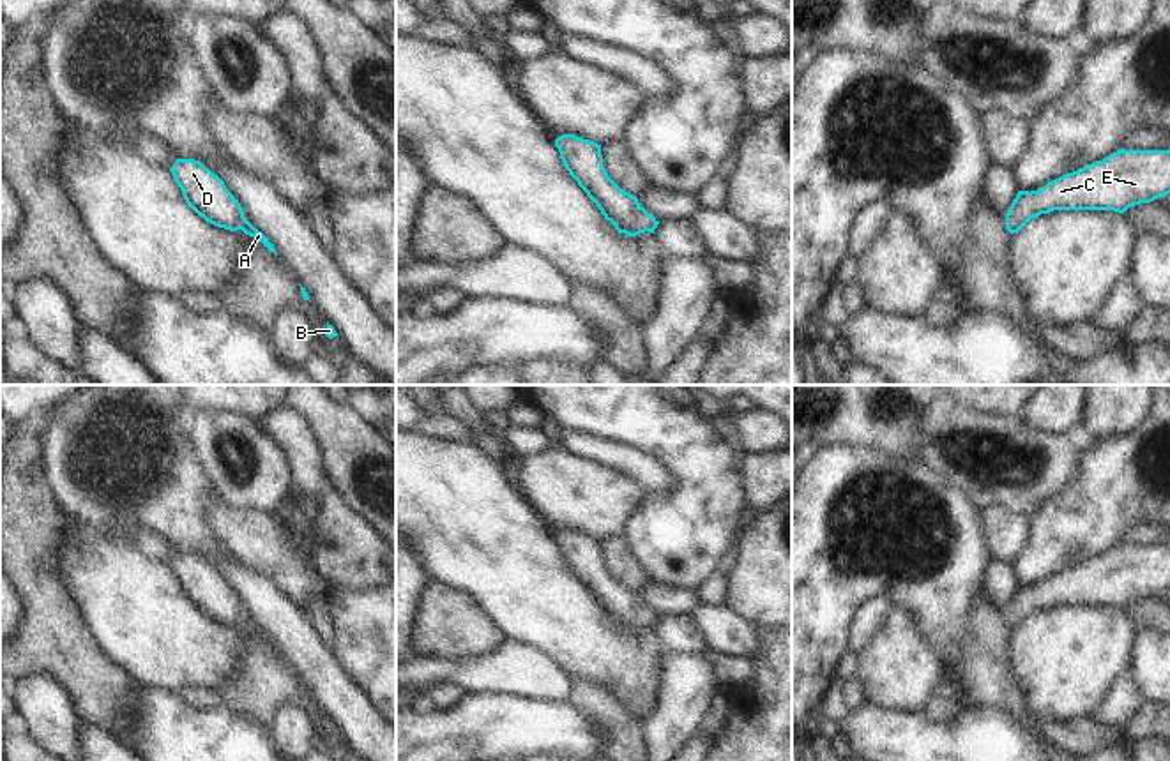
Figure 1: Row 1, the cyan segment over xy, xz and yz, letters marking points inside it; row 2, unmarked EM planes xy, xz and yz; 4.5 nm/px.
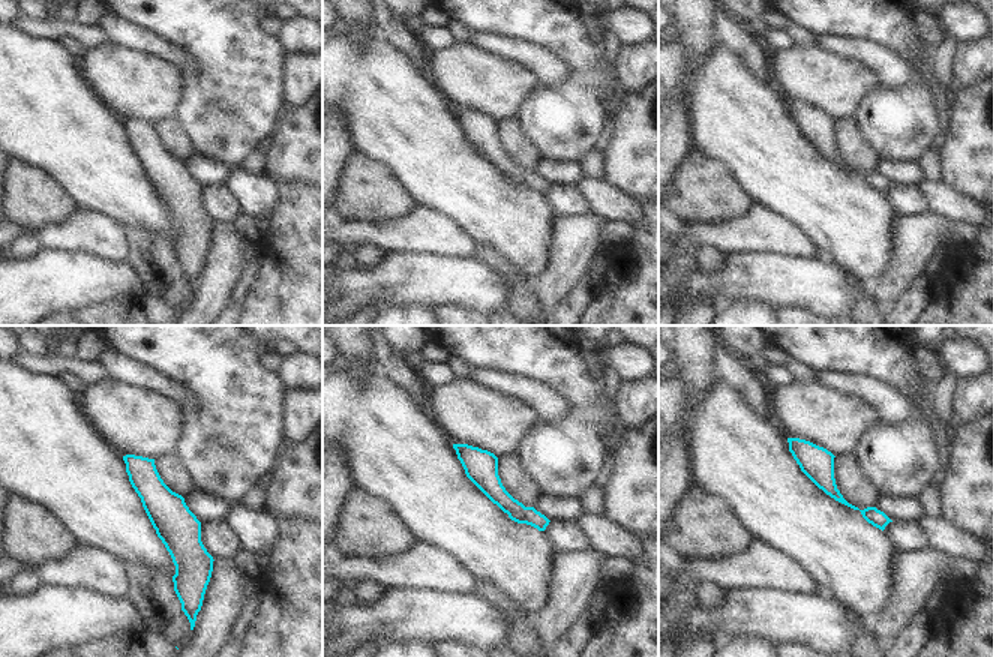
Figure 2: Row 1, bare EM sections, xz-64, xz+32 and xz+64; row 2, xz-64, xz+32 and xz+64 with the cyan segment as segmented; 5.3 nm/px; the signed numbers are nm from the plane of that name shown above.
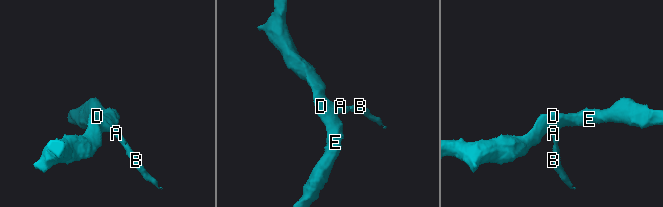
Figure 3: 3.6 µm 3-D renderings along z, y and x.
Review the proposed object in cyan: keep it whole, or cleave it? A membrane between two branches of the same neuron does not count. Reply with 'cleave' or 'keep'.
keep

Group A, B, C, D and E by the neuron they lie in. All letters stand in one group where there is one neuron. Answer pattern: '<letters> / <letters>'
A B C D E

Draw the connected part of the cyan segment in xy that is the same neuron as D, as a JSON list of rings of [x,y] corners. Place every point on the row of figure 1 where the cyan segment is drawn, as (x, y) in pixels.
[[[177,159],[170,168],[186,203],[207,222],[230,231],[242,230],[260,240],[270,252],[277,254],[269,238],[246,217],[239,200],[226,189],[224,182],[194,159]]]

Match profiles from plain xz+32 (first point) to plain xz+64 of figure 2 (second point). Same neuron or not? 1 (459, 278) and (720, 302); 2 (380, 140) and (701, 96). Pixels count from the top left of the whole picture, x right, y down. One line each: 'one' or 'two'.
1: two
2: one

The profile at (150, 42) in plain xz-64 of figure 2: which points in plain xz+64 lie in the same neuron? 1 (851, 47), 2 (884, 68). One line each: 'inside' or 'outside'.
1: inside
2: inside

